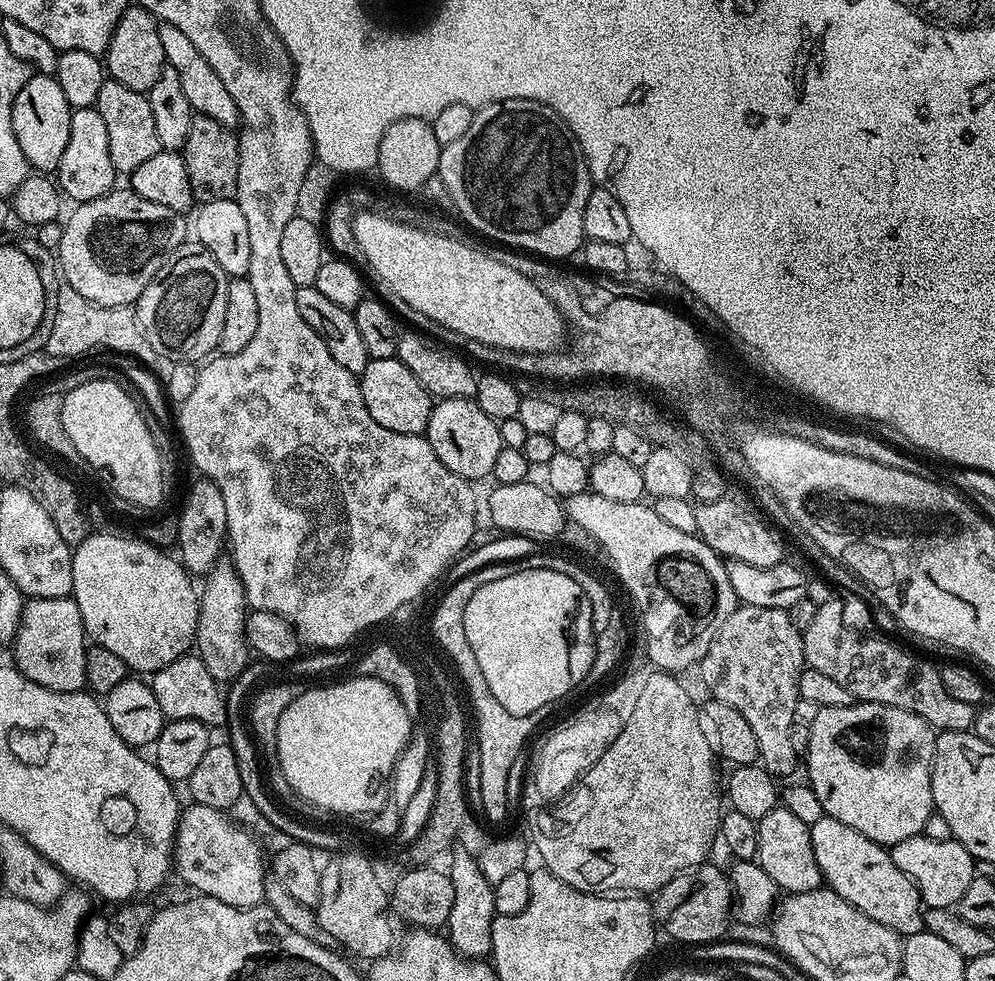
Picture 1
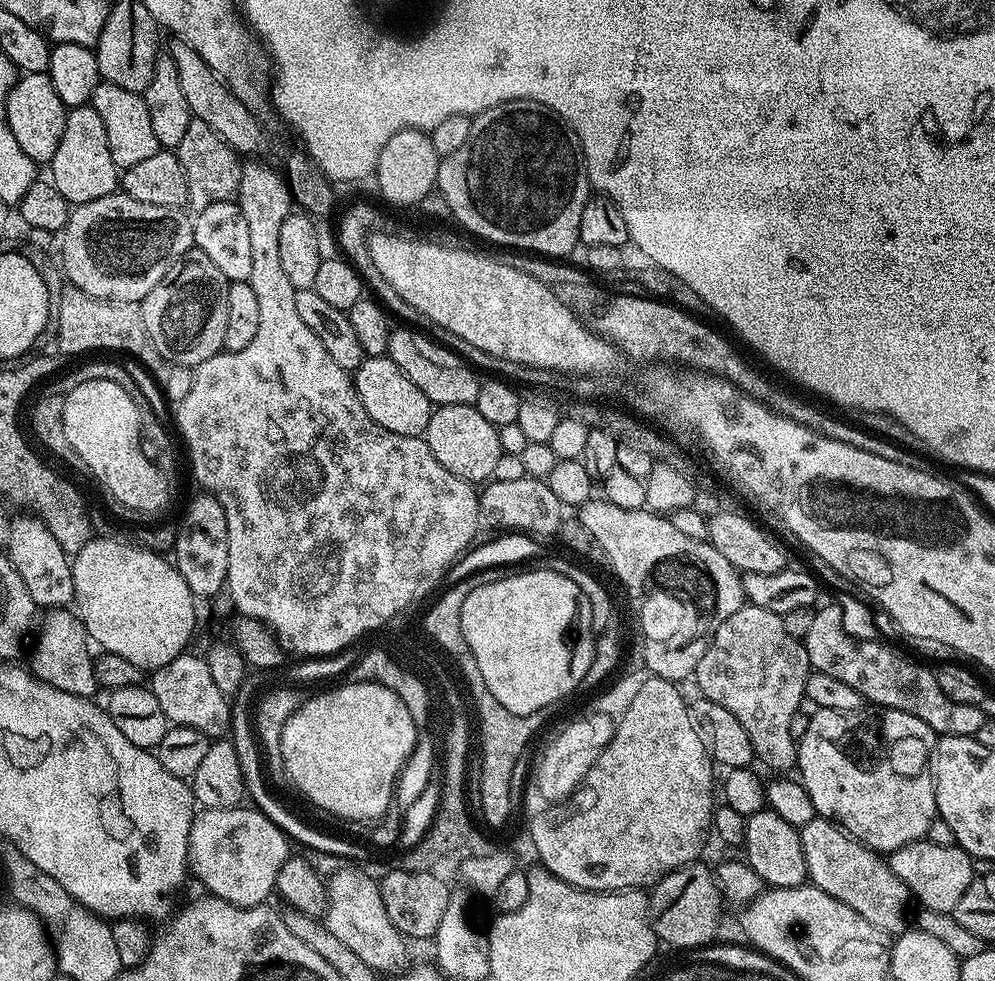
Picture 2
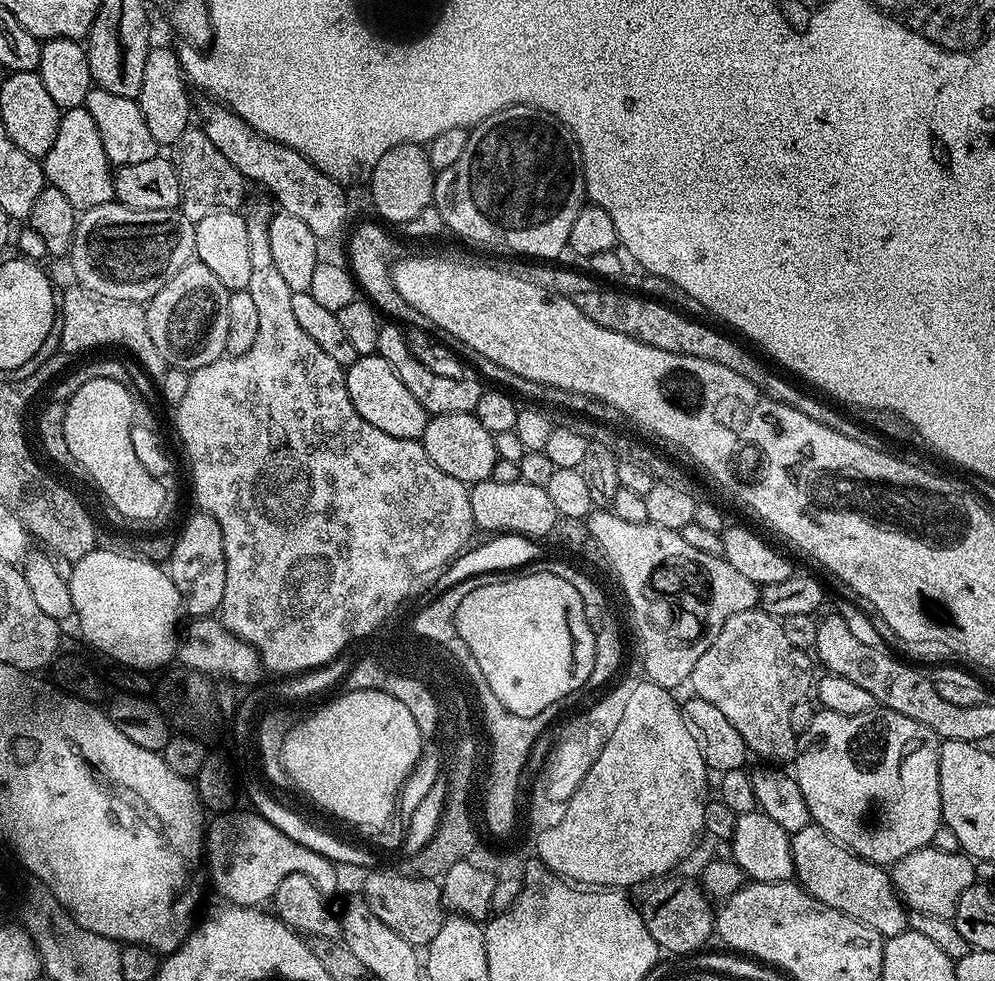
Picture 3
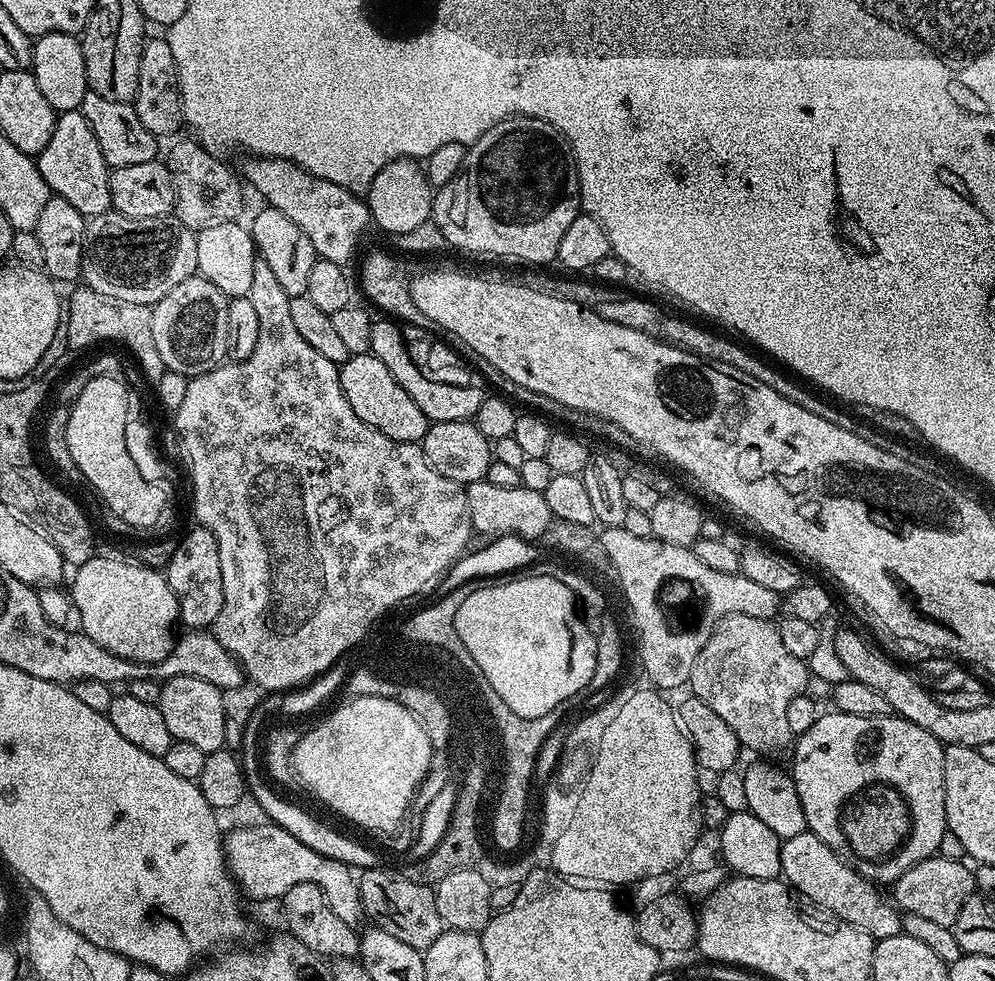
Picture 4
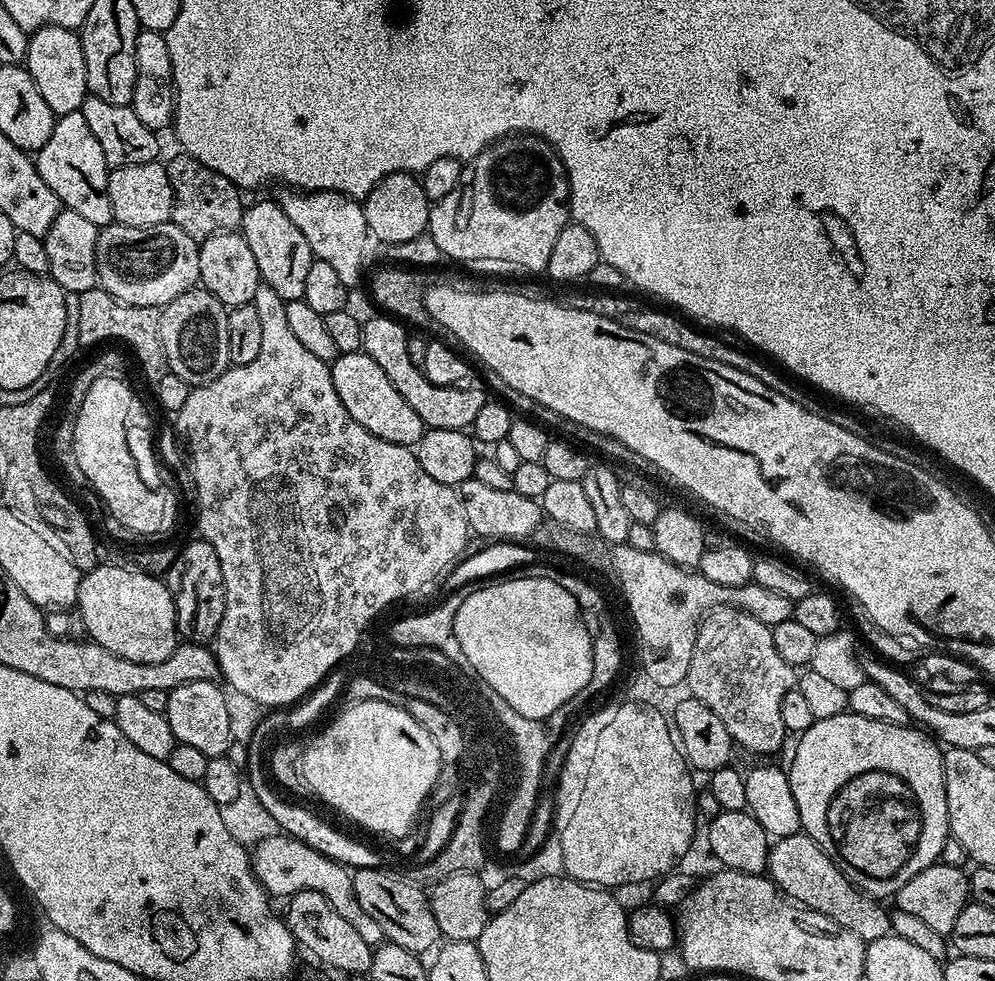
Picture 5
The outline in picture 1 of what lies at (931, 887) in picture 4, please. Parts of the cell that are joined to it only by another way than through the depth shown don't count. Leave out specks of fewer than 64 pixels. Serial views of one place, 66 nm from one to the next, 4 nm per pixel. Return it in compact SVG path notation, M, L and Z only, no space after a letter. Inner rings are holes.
M923 834L914 838L906 838L906 842L891 845L890 851L894 858L894 866L906 874L918 886L920 903L925 909L950 908L959 905L962 894L966 894L970 882L978 875L978 864L955 838L946 842L938 842L934 838L926 838Z

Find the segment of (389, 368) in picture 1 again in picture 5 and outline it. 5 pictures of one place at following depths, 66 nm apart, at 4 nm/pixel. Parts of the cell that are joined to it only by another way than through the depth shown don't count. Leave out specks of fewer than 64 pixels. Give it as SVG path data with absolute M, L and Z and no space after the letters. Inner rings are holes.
M341 352L335 360L331 361L332 381L334 390L338 390L338 398L342 398L342 406L358 422L358 426L366 426L370 434L382 438L391 444L406 444L414 446L425 434L422 418L406 403L406 398L394 390L390 378L363 352Z

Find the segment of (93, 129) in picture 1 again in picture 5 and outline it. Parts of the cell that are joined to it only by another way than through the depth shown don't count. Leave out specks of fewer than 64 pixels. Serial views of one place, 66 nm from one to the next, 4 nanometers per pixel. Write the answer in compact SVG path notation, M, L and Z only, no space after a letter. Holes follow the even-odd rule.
M80 111L57 119L50 138L46 138L46 146L42 146L40 151L35 153L34 159L42 182L46 182L50 190L54 190L64 208L74 210L74 214L82 215L97 226L113 223L108 197L110 169L106 154L102 154L98 138L94 138L94 133L90 131L90 126Z

